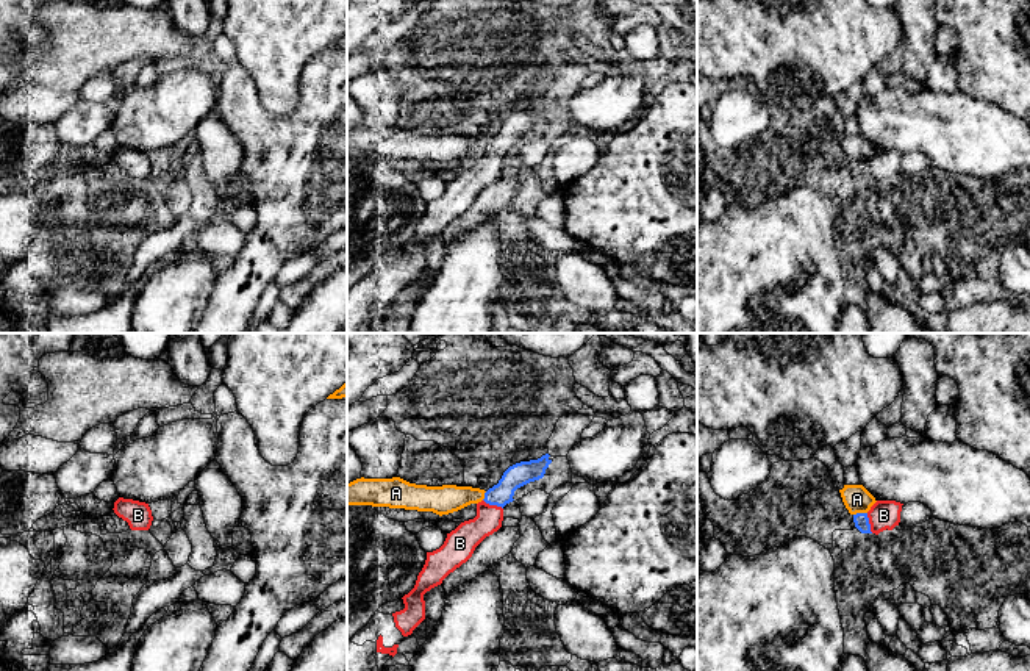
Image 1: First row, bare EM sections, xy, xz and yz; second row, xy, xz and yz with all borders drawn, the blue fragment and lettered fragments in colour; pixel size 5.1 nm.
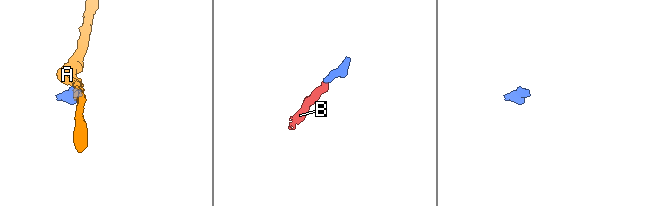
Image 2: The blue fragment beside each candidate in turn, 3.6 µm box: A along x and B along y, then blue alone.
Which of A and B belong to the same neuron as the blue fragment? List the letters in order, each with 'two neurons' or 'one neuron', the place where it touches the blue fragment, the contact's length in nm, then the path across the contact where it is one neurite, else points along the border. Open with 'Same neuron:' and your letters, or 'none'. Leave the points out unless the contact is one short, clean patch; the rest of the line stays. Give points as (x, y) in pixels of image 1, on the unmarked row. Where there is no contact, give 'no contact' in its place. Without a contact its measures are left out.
Same neuron: B
A: two neurons; contact yz (860, 163); length 70 nm; border yz (866, 161), (854, 165)
B: one neuron; contact xz (493, 154); length 120 nm; way xz (519, 124), (493, 154), (489, 163), (461, 191)

